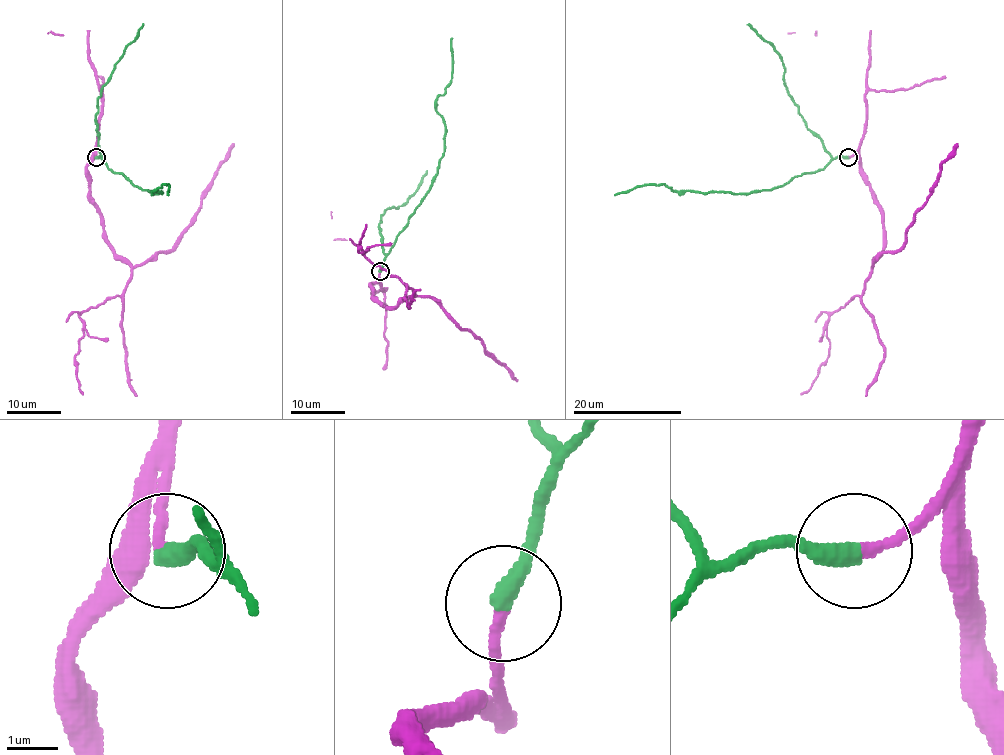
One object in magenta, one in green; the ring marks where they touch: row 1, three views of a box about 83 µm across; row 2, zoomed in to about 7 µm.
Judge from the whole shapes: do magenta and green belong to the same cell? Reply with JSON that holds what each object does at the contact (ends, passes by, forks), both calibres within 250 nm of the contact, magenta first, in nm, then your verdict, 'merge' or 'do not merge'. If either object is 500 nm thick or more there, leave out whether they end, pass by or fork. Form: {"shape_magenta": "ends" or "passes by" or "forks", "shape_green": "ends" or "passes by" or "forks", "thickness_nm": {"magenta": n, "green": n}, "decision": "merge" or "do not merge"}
{"shape_magenta": "ends", "shape_green": "ends", "thickness_nm": {"magenta": 200, "green": 400}, "decision": "merge"}

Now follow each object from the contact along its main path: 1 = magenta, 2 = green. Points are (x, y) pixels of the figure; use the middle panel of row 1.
1: (379, 271), (379, 279), (370, 284), (373, 295), (384, 306), (431, 297), (458, 326), (477, 337), (515, 381)
2: (379, 271), (397, 234), (424, 196), (443, 152), (445, 121), (437, 110), (437, 98), (452, 79), (450, 38)

